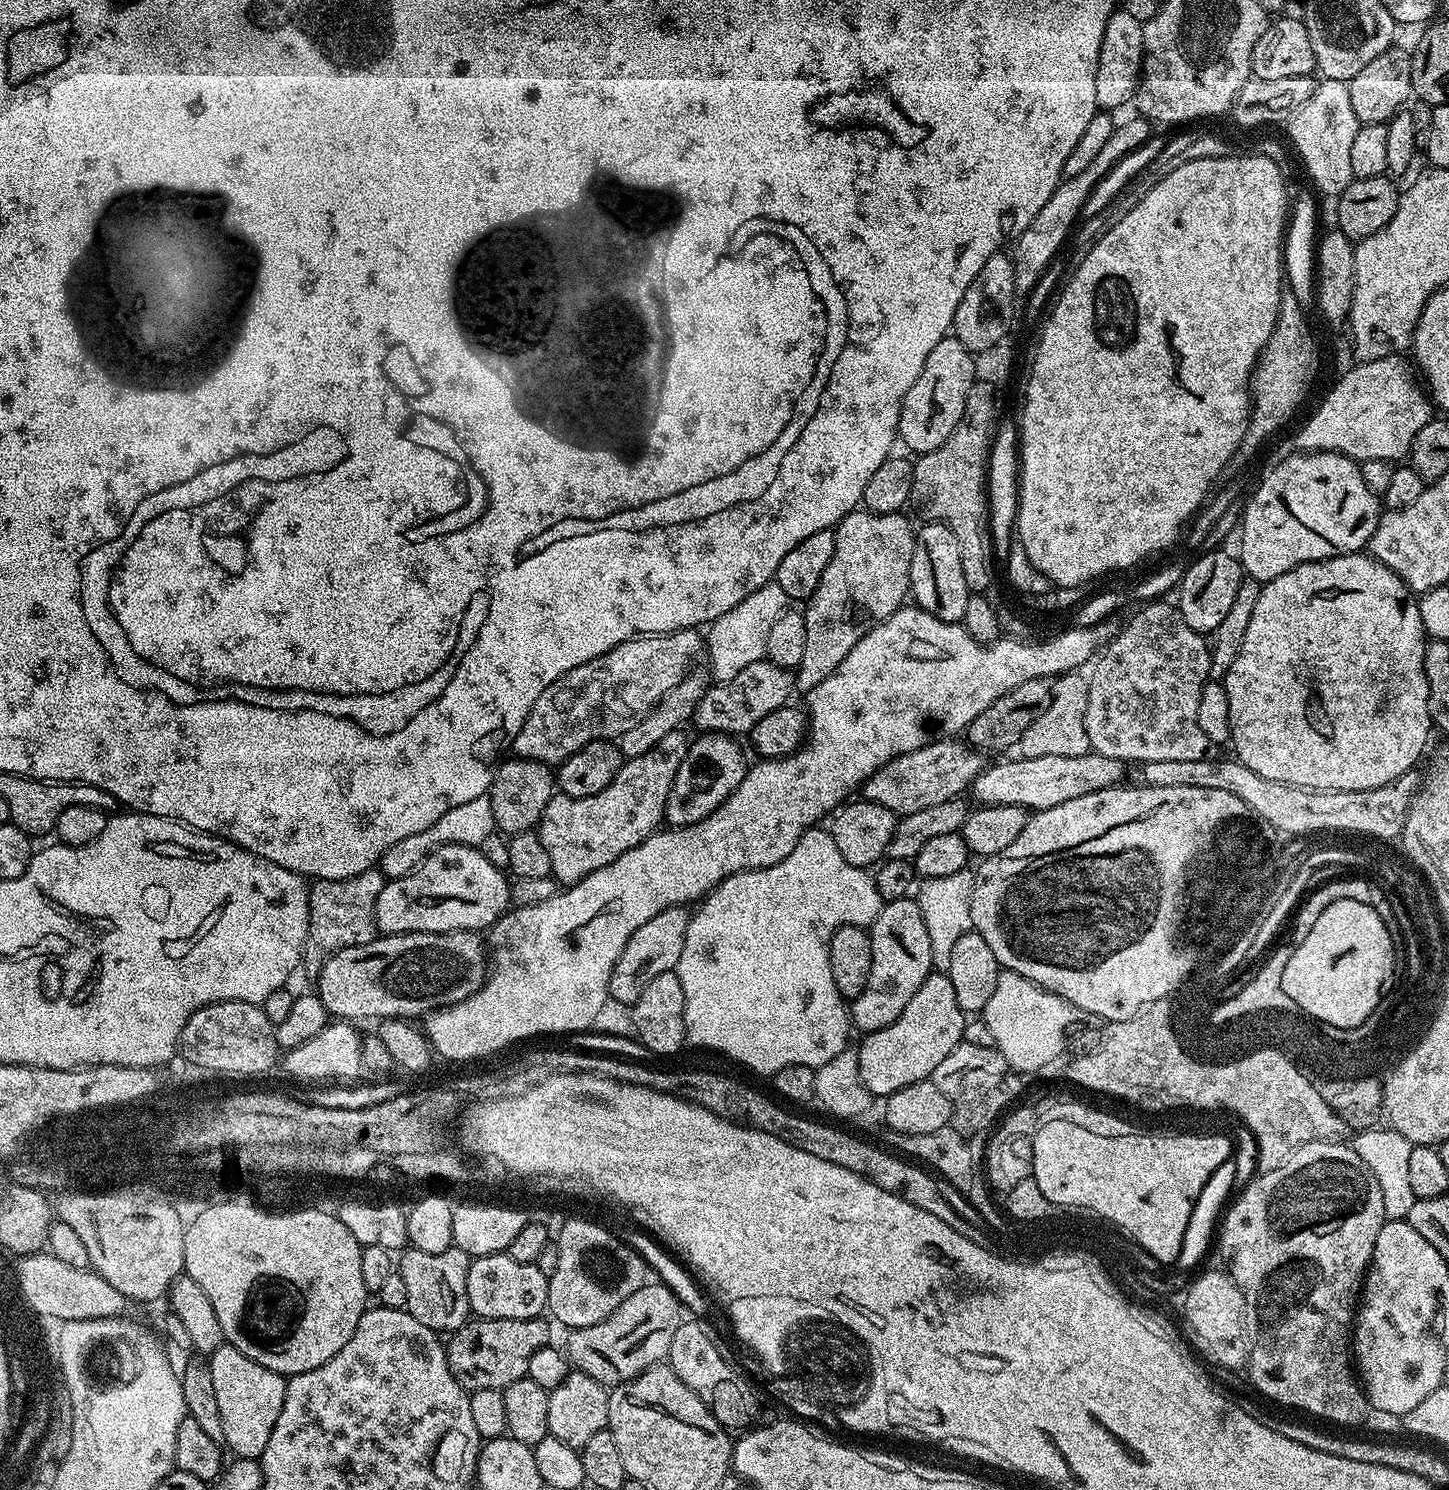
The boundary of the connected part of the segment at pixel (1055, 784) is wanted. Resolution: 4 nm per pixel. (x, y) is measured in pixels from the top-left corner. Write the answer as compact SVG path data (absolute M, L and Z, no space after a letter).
M1089 751L1078 758L1015 758L1005 764L996 764L985 767L984 771L972 781L970 796L976 799L977 805L1005 804L1006 806L1022 806L1029 810L1043 810L1062 806L1062 802L1070 802L1070 798L1082 798L1082 794L1094 794L1103 788L1110 788L1121 783L1124 776L1125 761L1099 756Z

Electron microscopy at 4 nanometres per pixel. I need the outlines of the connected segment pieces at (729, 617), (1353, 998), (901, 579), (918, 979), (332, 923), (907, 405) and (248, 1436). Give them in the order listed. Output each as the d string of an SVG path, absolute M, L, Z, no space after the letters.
M776 583L758 586L754 594L746 594L738 606L726 610L717 620L712 621L706 628L706 657L711 679L717 684L730 682L741 670L746 670L753 662L765 659L766 641L774 622L783 612L789 611L790 601L786 590Z
M1343 898L1334 900L1321 909L1314 926L1310 929L1312 936L1304 940L1304 948L1292 956L1292 964L1288 964L1288 976L1284 976L1284 989L1292 992L1304 1008L1321 1014L1324 1020L1333 1026L1355 1026L1357 1020L1363 1019L1368 1008L1377 1005L1377 993L1390 978L1390 970L1398 966L1396 948L1392 945L1393 933L1382 926L1379 911L1371 904L1360 900Z
M857 510L851 512L849 516L844 517L839 524L836 525L834 531L834 558L830 558L830 566L826 566L826 571L822 574L822 582L818 582L818 590L814 590L814 594L806 602L803 609L804 621L806 622L806 651L802 654L802 662L800 667L795 669L796 688L801 693L808 693L811 688L818 686L818 682L822 682L826 678L830 678L830 674L834 674L838 670L838 666L842 662L842 658L846 658L846 654L850 654L850 650L854 650L854 646L858 646L858 642L865 636L874 624L880 623L890 614L894 614L905 603L906 597L909 595L910 589L908 579L910 578L910 558L914 558L914 524L904 517L903 511L898 512L869 512L867 510Z
M915 899L890 900L881 908L878 918L870 926L872 957L870 978L866 990L850 1004L850 1024L860 1034L882 1030L890 1026L910 1006L910 998L918 994L918 986L934 971L932 965L932 939L934 933L926 930L922 910Z
M379 867L368 868L362 874L345 880L317 880L308 890L308 933L304 943L303 967L319 973L328 957L350 946L362 946L375 940L376 903L382 894L386 877Z
M951 334L944 336L930 354L926 354L926 363L922 366L922 374L918 374L914 386L906 390L906 398L900 411L899 439L909 448L912 454L923 454L930 450L938 450L950 434L954 434L954 426L962 418L966 410L966 394L970 394L970 386L978 379L974 354L958 338Z
M227 1342L211 1352L206 1363L222 1414L223 1447L227 1451L229 1448L233 1452L231 1455L241 1460L259 1460L266 1450L266 1442L270 1442L270 1430L274 1430L274 1422L278 1422L278 1414L282 1414L282 1402L286 1398L285 1377L274 1370L266 1370L266 1366L258 1366L254 1358L246 1358L242 1350Z

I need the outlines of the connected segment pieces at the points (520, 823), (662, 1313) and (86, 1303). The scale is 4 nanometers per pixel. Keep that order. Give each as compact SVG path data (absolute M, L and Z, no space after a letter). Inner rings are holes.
M511 759L497 763L492 774L492 786L488 789L487 795L494 810L494 822L497 829L504 834L530 832L539 825L550 798L557 795L556 773L542 762Z
M645 1282L614 1310L614 1314L602 1318L602 1322L573 1328L567 1333L569 1365L577 1372L590 1374L590 1378L605 1386L625 1384L655 1364L667 1361L670 1341L682 1322L680 1313L682 1307L678 1298L664 1283Z
M47 1250L29 1252L19 1257L18 1263L20 1265L14 1268L14 1277L23 1303L27 1307L29 1304L38 1315L49 1316L54 1322L123 1317L126 1312L124 1307L129 1307L129 1299L96 1271L66 1266L66 1262L58 1262L58 1258L51 1256Z

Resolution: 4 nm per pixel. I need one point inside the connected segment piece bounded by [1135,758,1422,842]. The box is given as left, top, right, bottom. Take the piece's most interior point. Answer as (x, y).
(1296, 811)

